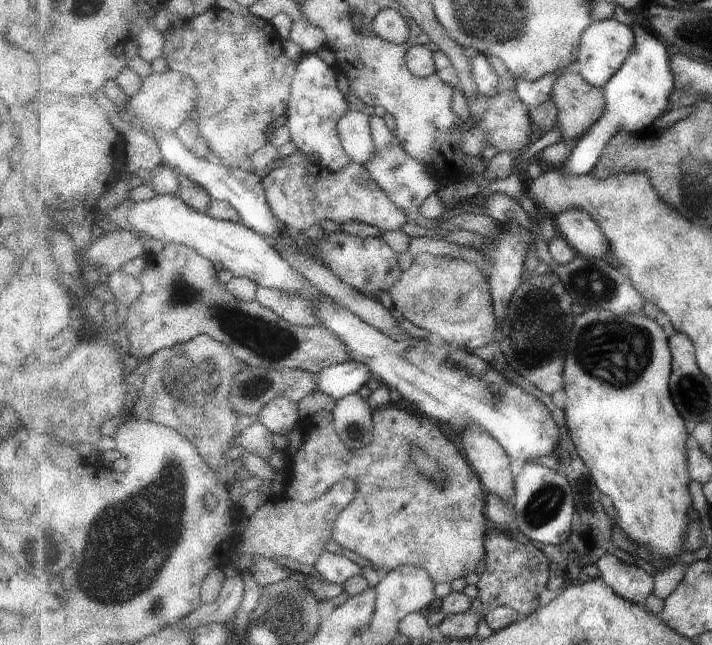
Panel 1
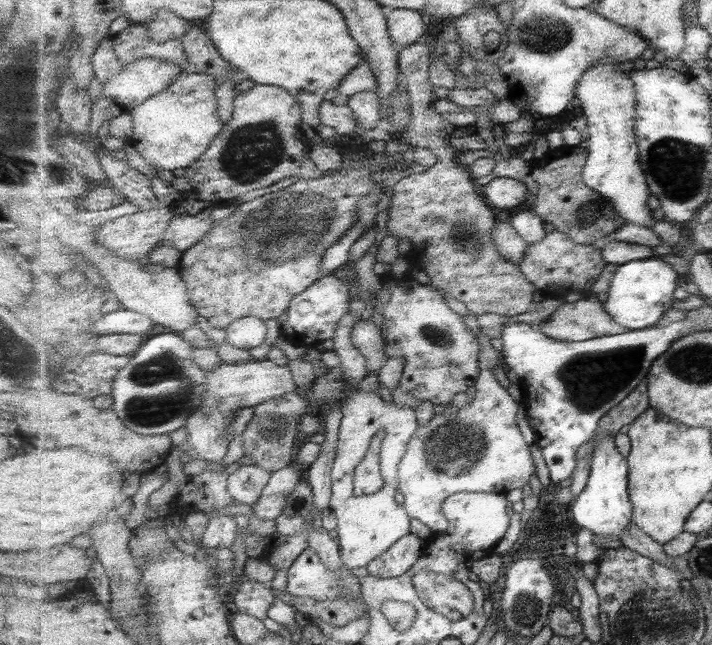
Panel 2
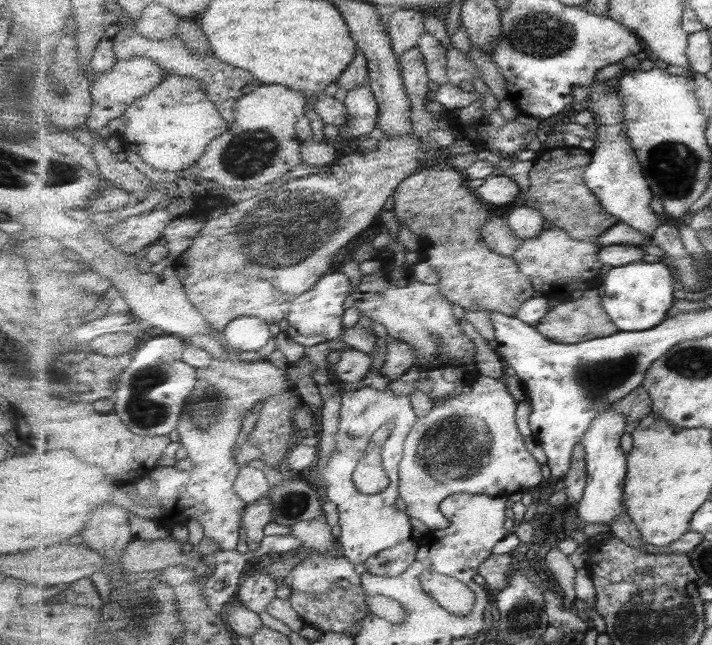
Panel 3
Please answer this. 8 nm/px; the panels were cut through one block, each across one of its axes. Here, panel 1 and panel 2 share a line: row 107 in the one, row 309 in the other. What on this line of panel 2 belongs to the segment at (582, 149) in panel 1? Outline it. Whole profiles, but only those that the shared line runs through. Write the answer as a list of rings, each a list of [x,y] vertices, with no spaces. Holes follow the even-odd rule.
[[[656,257],[618,265],[607,290],[605,308],[615,322],[621,323],[621,326],[629,331],[655,326],[664,314],[673,308],[680,277],[673,265]]]

